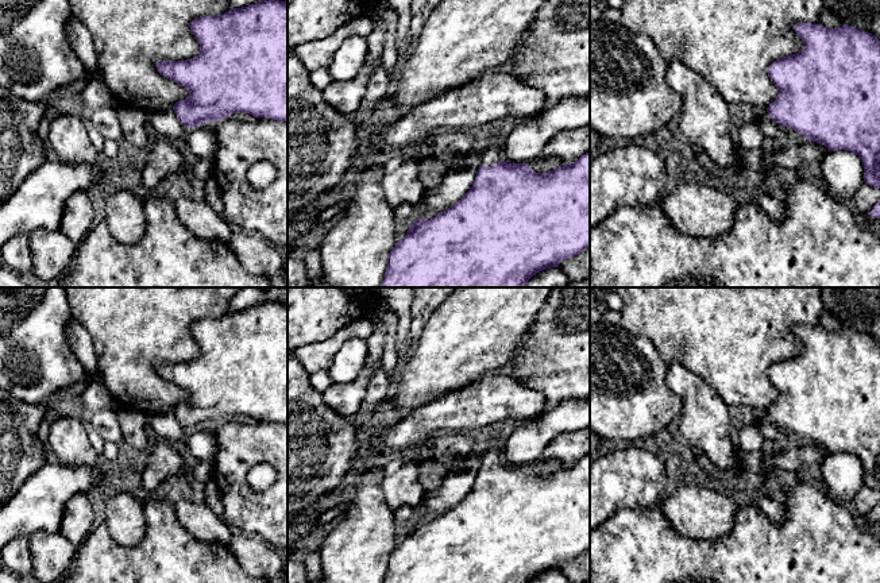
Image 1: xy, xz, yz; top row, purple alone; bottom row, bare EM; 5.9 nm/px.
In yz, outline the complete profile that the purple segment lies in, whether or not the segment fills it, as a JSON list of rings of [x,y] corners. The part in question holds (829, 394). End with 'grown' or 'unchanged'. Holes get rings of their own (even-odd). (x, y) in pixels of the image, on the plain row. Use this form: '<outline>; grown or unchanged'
[[[798,325],[794,332],[803,343],[803,352],[768,368],[767,375],[777,390],[777,401],[767,412],[756,413],[752,424],[759,428],[771,418],[781,429],[794,431],[829,453],[854,455],[864,467],[864,484],[880,491],[879,341],[849,327],[827,331]]]; grown

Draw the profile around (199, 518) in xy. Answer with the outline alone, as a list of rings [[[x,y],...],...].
[[[188,497],[174,502],[174,509],[181,525],[197,540],[228,545],[233,530],[205,502],[196,503]]]

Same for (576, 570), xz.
[[[590,551],[572,560],[563,561],[559,570],[571,583],[590,579]]]

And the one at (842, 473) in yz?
[[[830,453],[819,467],[825,483],[837,501],[853,501],[864,486],[864,467],[852,453]]]

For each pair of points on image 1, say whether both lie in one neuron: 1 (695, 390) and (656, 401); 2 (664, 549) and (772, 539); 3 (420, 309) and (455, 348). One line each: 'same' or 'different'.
1: different
2: same
3: different

